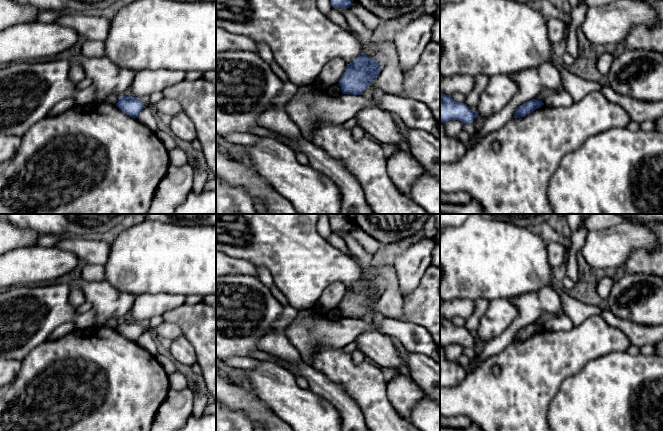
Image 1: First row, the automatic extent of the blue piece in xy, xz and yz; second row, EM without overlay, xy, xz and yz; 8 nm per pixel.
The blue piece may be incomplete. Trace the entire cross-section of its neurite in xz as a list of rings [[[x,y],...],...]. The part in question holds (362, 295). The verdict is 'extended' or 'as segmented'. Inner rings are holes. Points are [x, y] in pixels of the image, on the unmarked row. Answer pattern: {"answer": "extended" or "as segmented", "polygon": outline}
{"answer": "as segmented", "polygon": [[[361,277],[351,288],[347,288],[339,305],[343,318],[361,319],[379,299],[381,290],[377,283],[371,284]]]}

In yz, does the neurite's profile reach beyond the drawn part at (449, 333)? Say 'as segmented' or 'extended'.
as segmented

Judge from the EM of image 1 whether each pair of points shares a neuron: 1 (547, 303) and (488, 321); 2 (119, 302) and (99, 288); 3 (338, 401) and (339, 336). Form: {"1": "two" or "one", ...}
{"1": "two", "2": "one", "3": "two"}

